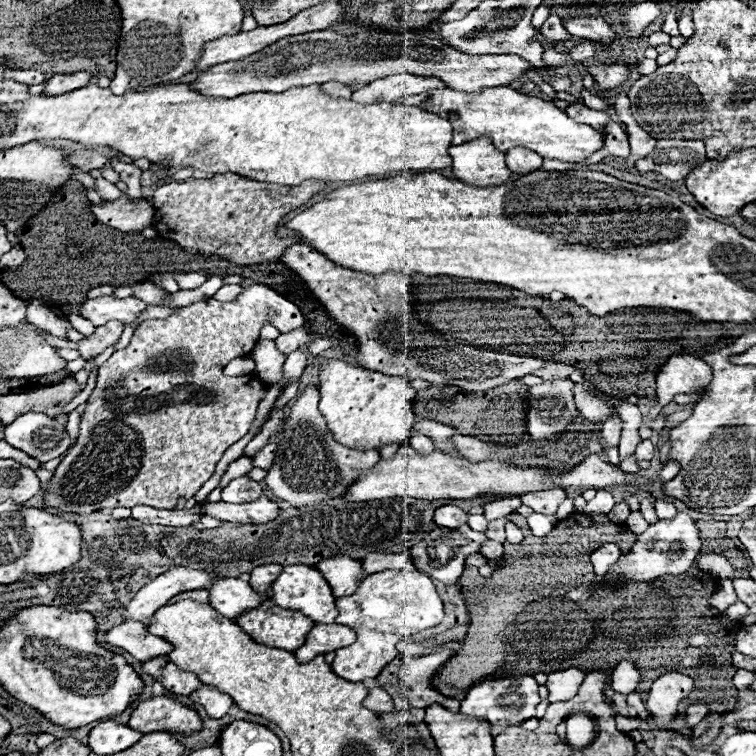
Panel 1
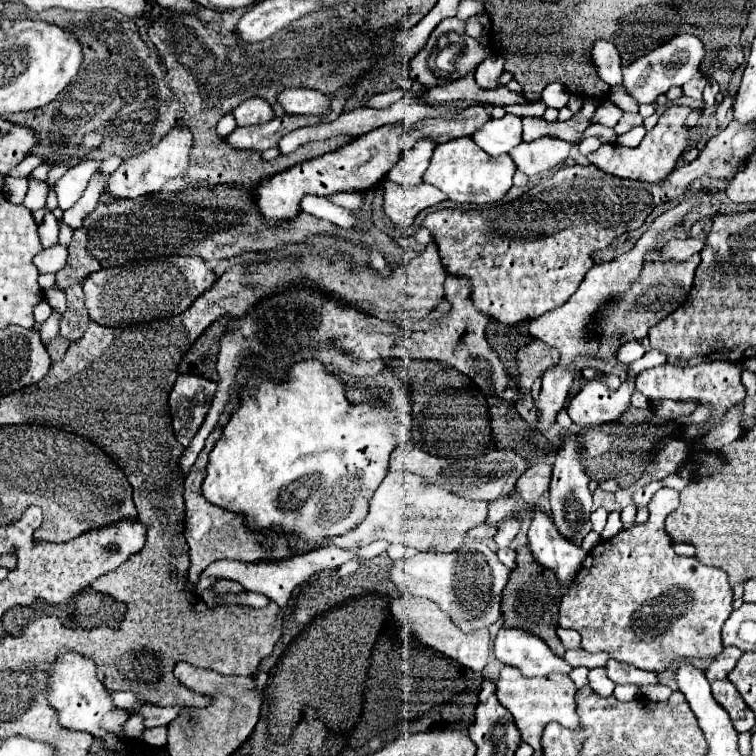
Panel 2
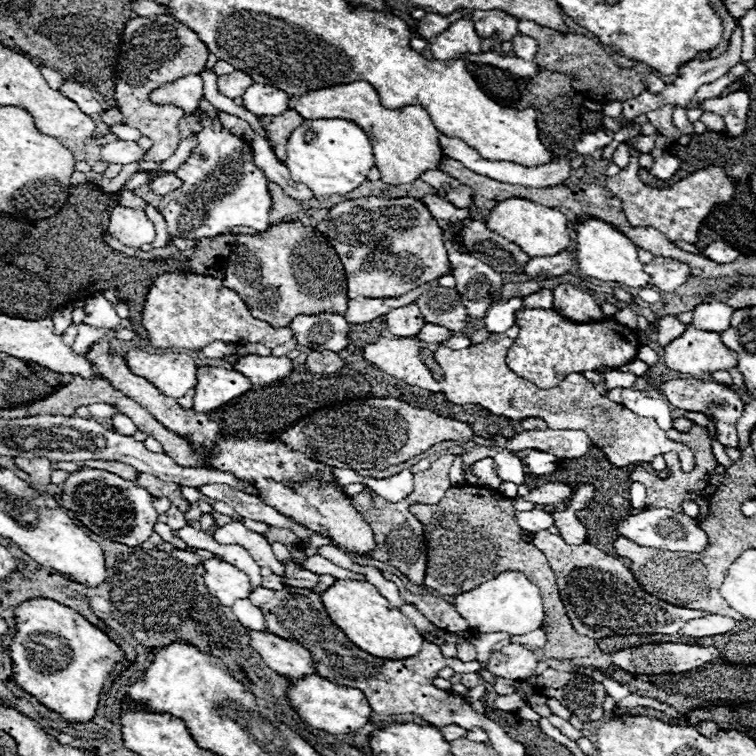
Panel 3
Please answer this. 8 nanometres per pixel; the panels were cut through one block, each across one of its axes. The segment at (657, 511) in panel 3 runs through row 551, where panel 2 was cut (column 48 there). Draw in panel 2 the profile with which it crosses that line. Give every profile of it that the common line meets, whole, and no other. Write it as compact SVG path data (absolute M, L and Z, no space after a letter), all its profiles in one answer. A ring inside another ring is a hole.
M66 650L58 654L58 658L48 668L48 686L46 686L46 698L50 706L58 712L60 724L74 730L86 730L92 736L100 736L106 742L108 750L116 750L118 754L124 752L124 738L122 724L128 720L124 710L118 710L112 700L108 698L102 682L96 676L96 664L82 656L80 652Z

